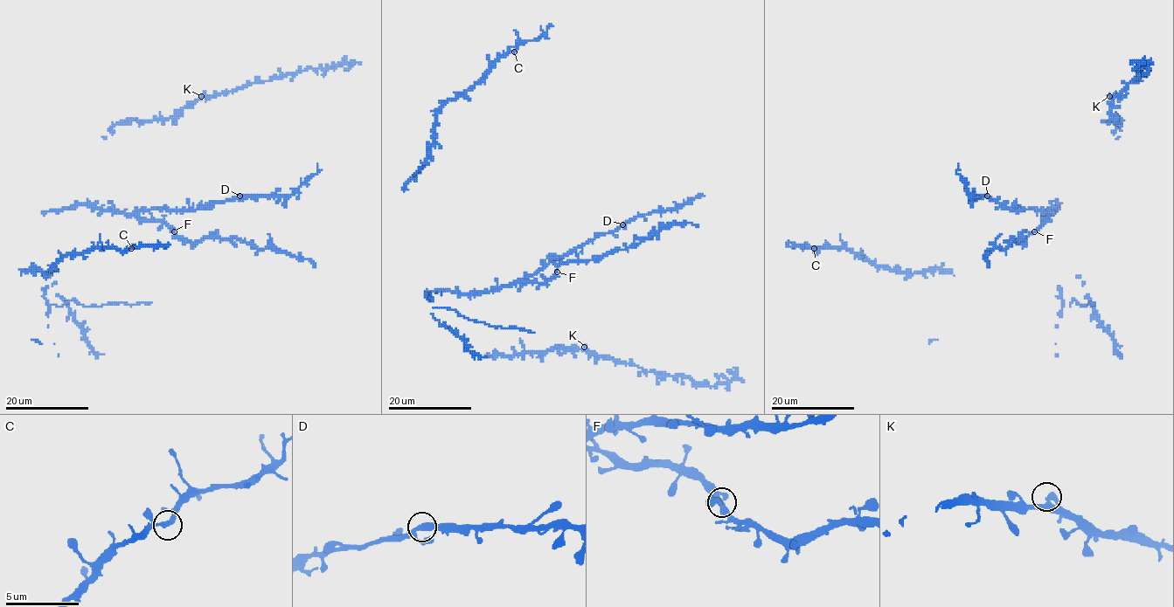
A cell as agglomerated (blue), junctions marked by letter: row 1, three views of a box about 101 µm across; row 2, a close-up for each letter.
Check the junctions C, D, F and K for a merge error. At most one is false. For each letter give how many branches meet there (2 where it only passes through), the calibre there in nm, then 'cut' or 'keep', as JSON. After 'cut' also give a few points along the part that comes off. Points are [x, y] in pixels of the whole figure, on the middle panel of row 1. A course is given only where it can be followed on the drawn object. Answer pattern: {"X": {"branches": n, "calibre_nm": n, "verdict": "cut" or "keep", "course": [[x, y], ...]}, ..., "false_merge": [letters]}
{"C": {"branches": 2, "calibre_nm": 300, "verdict": "keep"}, "D": {"branches": 2, "calibre_nm": 340, "verdict": "keep"}, "F": {"branches": 2, "calibre_nm": 320, "verdict": "keep"}, "K": {"branches": 2, "calibre_nm": 320, "verdict": "keep"}, "false_merge": []}

